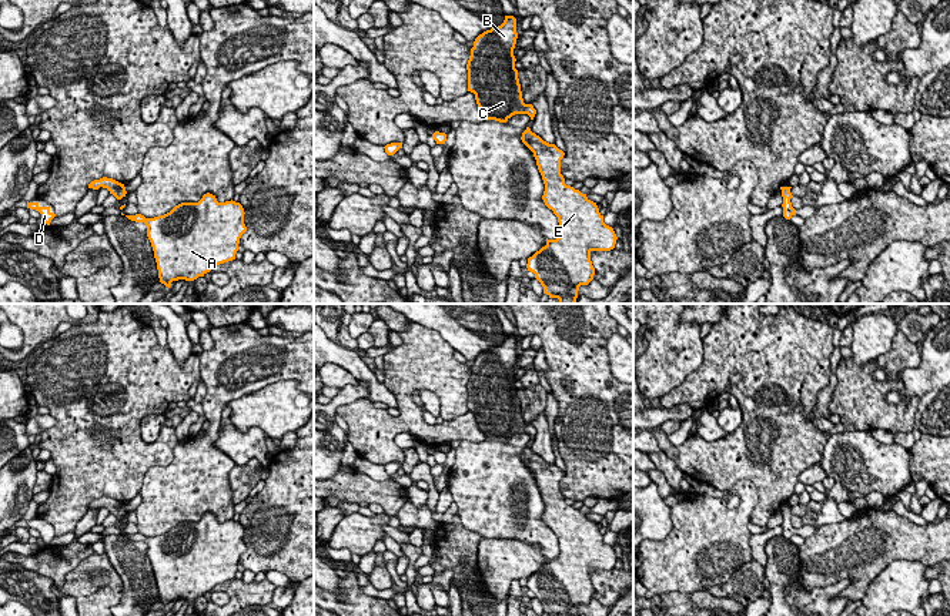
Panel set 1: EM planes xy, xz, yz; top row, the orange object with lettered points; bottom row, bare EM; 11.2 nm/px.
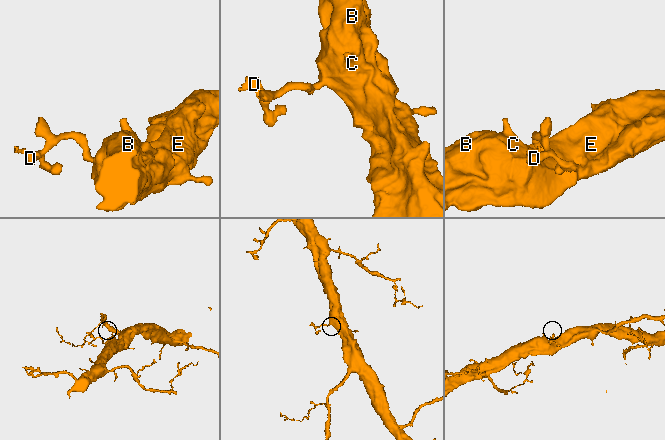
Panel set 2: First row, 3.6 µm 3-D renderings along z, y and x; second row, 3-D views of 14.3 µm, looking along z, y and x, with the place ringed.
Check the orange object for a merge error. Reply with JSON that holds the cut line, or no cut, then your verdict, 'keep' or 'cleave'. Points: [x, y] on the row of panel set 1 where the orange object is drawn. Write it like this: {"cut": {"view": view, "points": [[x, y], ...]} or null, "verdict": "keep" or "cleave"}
{"cut": null, "verdict": "keep"}

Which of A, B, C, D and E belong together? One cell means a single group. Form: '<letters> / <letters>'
A B C D E

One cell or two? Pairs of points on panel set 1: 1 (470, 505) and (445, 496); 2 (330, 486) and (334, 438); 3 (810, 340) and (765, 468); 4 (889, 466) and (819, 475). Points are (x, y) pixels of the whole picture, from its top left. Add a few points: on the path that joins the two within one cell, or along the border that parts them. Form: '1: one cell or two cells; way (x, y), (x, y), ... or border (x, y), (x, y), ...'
1: two cells; border (447, 488), (454, 501)
2: two cells; border (341, 464), (340, 469), (328, 479)
3: one cell; way (782, 371), (775, 437)
4: two cells; border (820, 461), (826, 475)

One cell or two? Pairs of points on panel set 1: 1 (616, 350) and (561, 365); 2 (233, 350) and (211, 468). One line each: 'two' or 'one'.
1: two
2: one

